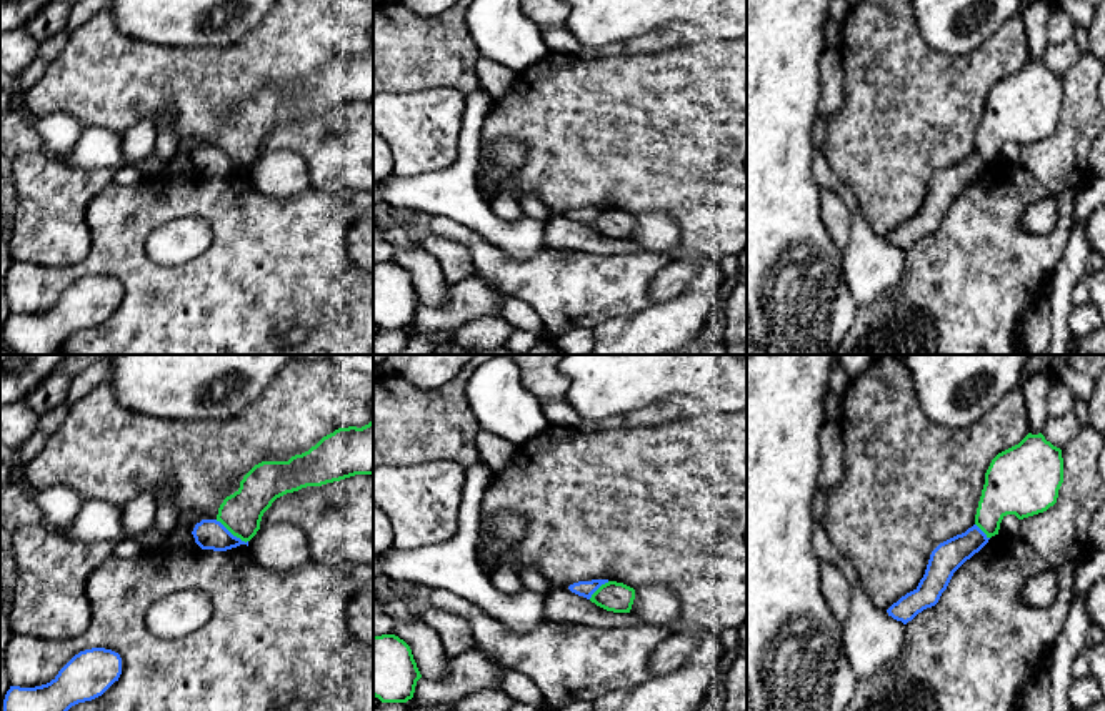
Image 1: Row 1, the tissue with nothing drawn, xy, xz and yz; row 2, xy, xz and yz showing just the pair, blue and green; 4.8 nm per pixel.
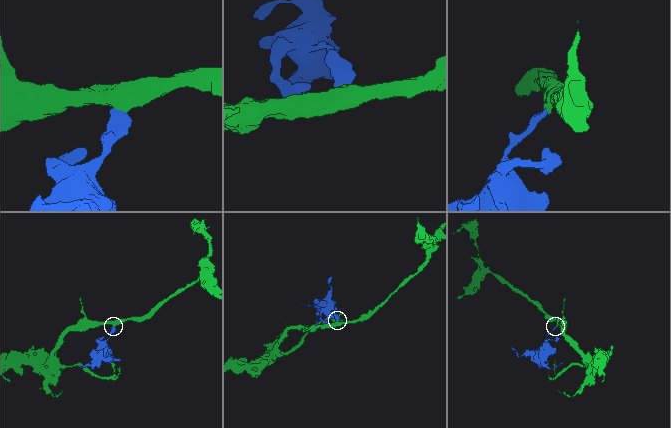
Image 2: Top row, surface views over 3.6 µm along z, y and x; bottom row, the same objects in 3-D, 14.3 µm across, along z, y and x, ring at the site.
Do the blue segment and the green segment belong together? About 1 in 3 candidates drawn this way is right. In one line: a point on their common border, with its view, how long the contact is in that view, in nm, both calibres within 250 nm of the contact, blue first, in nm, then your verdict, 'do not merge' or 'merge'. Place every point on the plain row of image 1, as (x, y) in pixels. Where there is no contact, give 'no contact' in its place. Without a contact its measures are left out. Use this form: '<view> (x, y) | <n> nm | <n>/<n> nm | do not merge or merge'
xy (230, 160) | 190 nm | 140/200 nm | do not merge

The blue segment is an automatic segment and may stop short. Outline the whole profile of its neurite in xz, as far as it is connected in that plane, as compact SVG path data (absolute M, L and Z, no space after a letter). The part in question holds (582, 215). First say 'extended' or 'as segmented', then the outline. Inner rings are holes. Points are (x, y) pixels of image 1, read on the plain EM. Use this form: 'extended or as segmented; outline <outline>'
as segmented; outline M608 206L578 208L570 211L568 216L578 223L590 226L592 221L605 210L608 210Z

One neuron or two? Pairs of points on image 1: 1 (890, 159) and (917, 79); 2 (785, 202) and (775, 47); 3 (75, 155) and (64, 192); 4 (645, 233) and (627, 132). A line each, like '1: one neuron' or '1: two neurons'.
1: one neuron
2: one neuron
3: two neurons
4: two neurons

